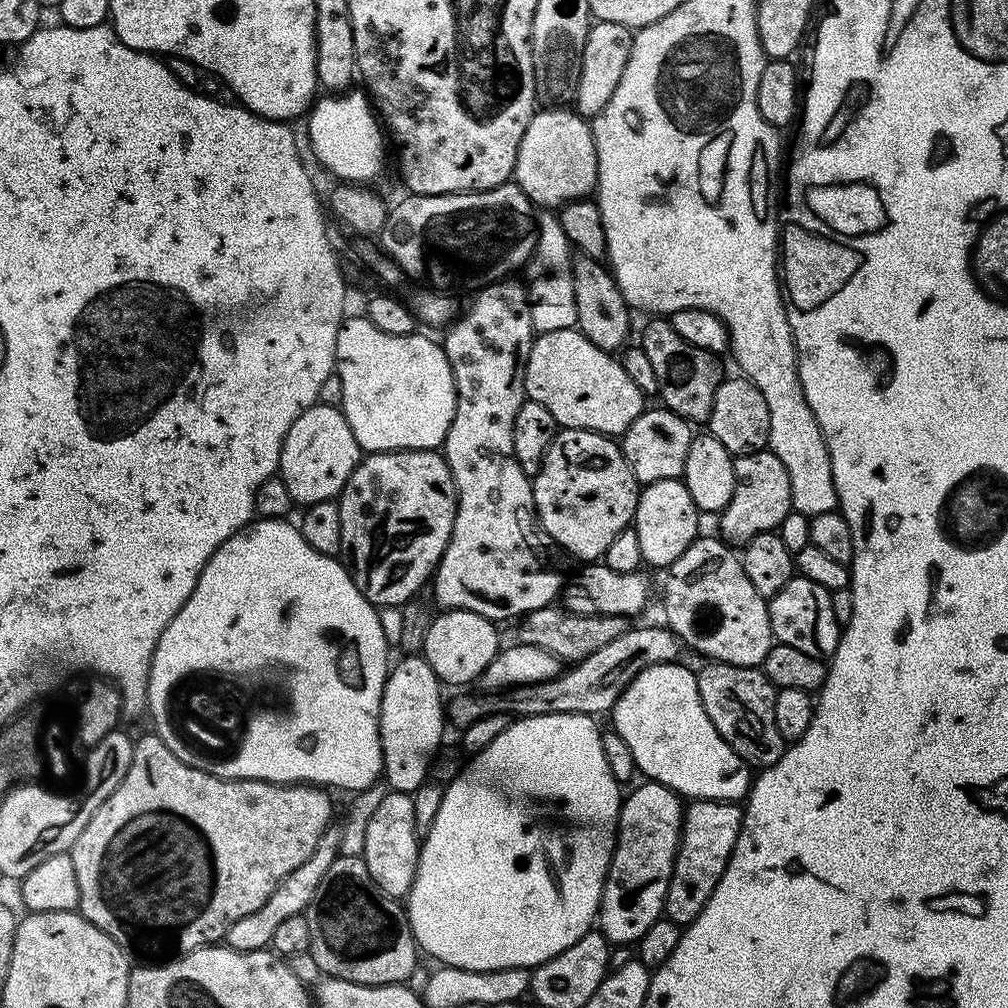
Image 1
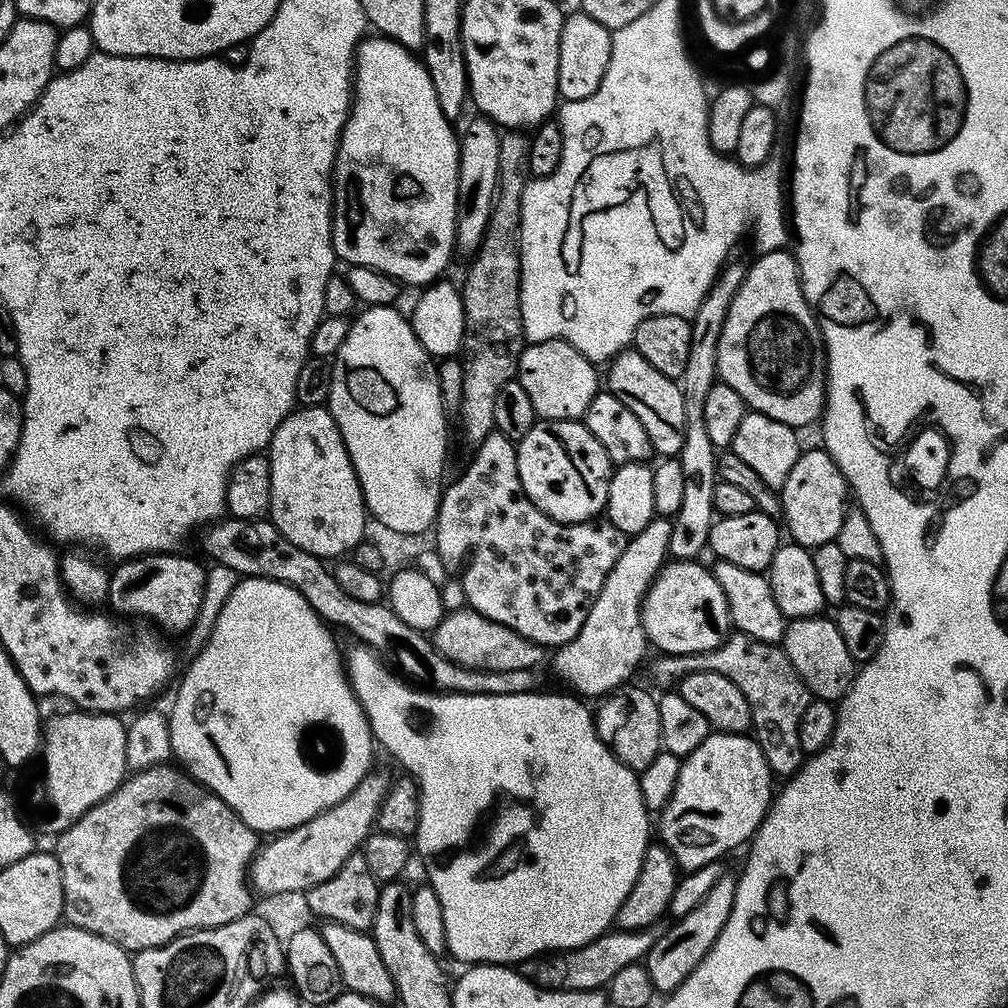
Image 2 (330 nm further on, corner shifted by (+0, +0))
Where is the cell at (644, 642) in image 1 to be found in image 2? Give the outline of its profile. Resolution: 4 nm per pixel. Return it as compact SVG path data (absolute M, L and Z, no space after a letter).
M733 631L728 639L714 646L714 650L681 656L660 654L657 657L652 664L652 676L664 690L679 685L681 678L692 672L713 672L722 674L722 678L730 678L730 682L746 694L746 702L750 702L754 739L773 777L787 778L799 770L806 759L799 742L799 722L814 697L806 682L798 678L798 670L790 666L790 658L786 658L780 644L767 644L758 638L750 638L745 632Z

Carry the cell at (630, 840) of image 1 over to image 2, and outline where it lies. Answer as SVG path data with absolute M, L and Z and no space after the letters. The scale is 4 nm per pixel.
M713 731L686 757L683 757L678 782L670 802L658 813L660 820L659 843L676 859L677 869L685 873L698 870L707 864L717 863L727 852L739 844L747 845L756 834L756 828L764 821L764 815L774 799L774 777L768 768L762 750L751 735L739 732Z

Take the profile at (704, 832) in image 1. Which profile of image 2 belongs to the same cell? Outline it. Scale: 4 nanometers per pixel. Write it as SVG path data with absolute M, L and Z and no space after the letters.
M735 875L719 876L714 882L714 886L710 886L710 894L706 894L706 898L702 898L702 902L698 902L698 906L694 906L694 910L690 910L690 914L679 917L665 932L661 931L657 935L654 946L646 957L646 967L652 979L652 987L657 993L670 994L678 986L682 986L682 982L686 982L686 978L690 978L690 974L696 969L698 962L702 962L702 958L706 958L706 954L714 946L718 934L722 934L722 926L726 926L726 922L730 918L730 910L734 910L736 882Z

